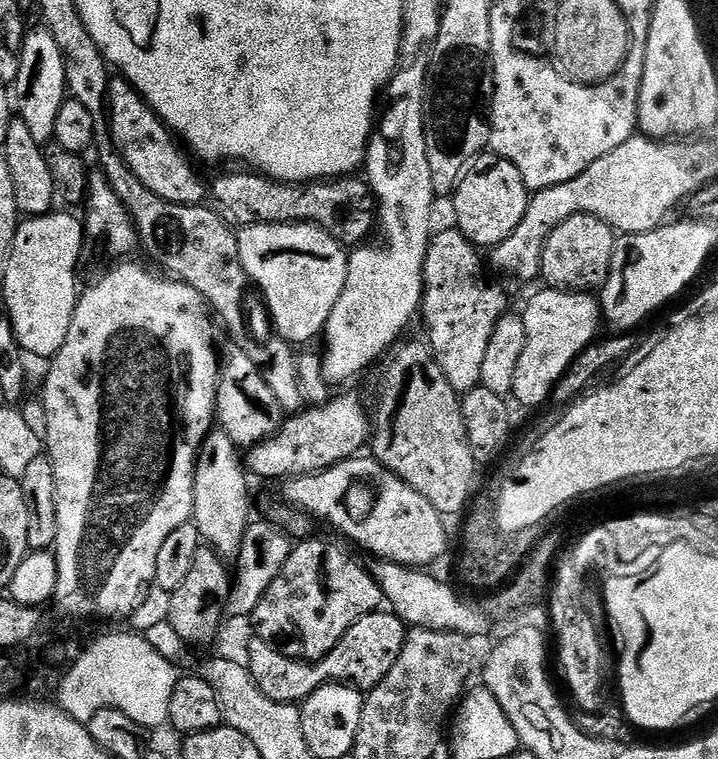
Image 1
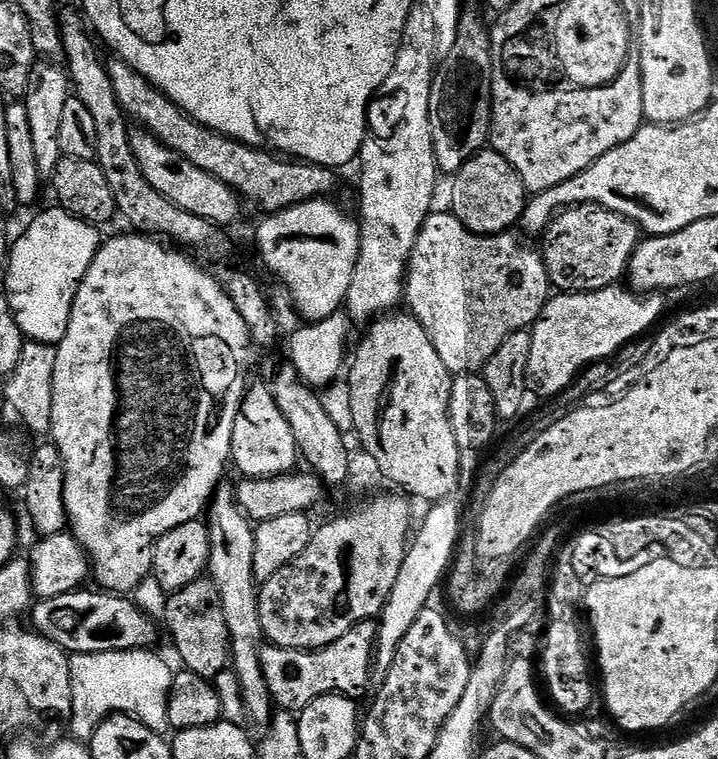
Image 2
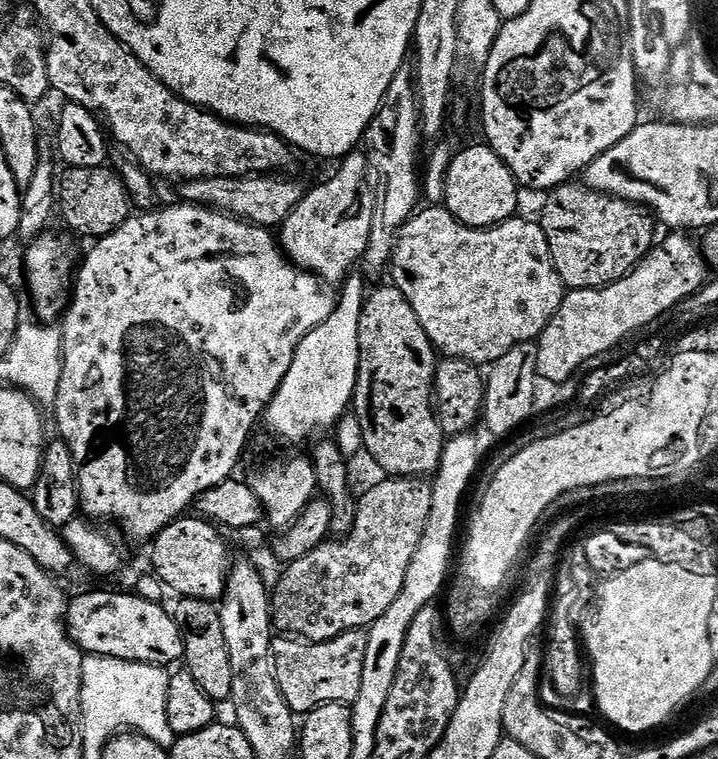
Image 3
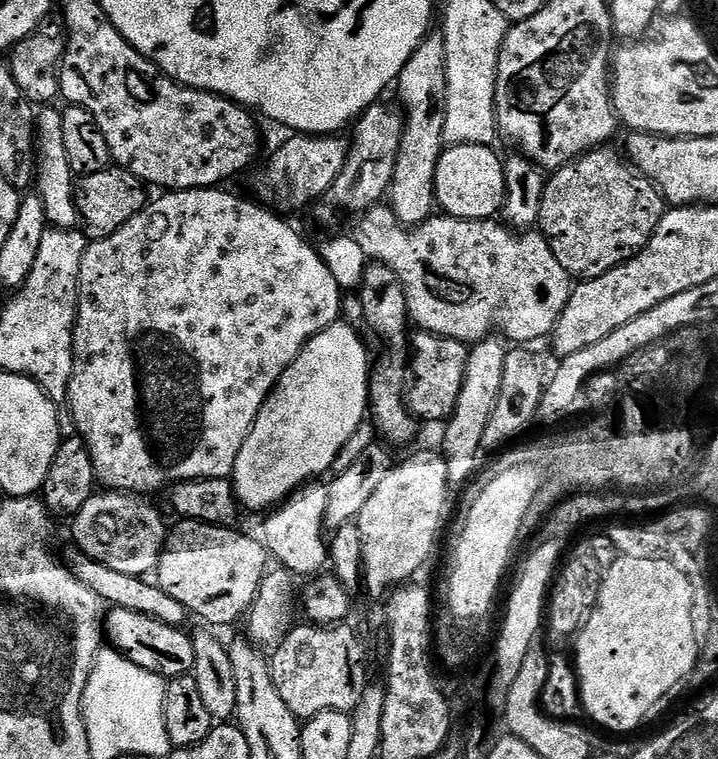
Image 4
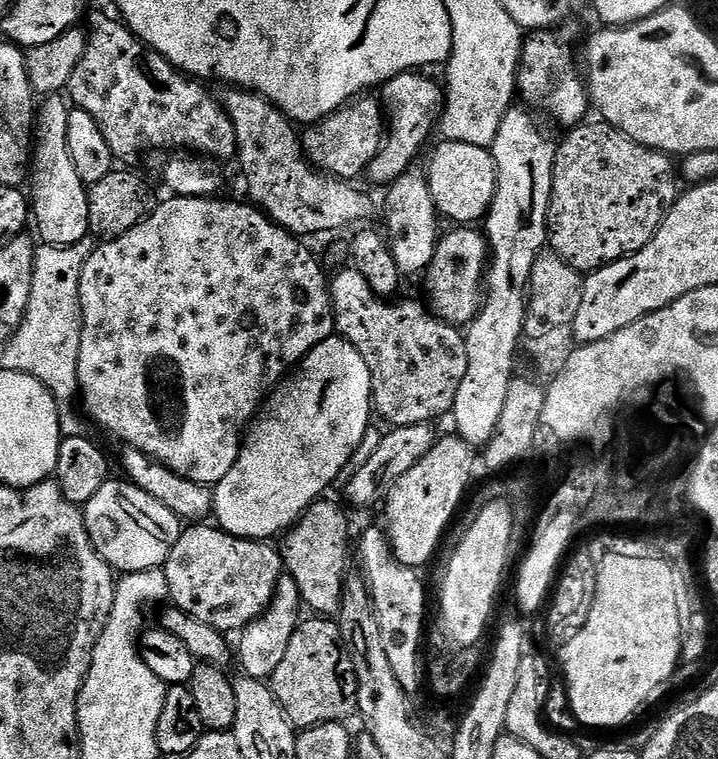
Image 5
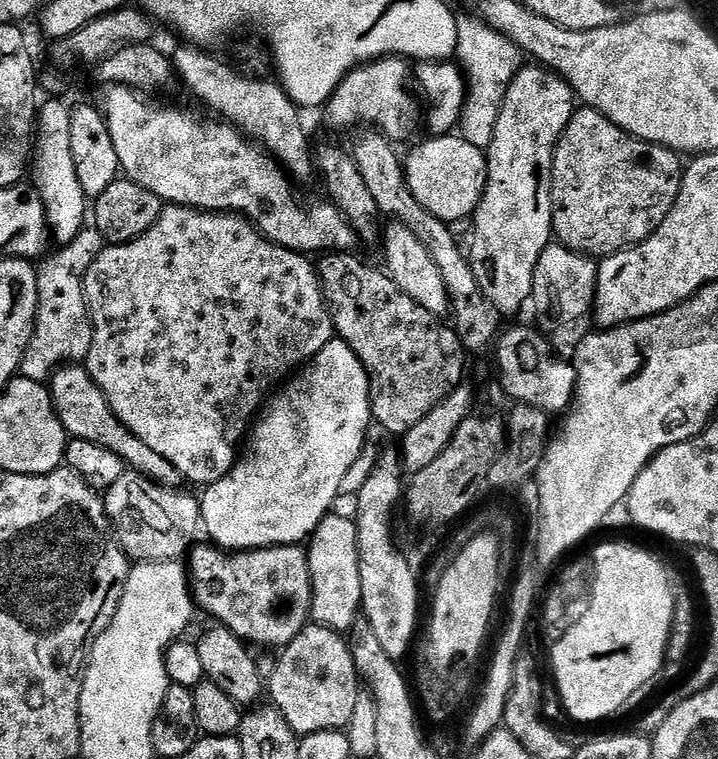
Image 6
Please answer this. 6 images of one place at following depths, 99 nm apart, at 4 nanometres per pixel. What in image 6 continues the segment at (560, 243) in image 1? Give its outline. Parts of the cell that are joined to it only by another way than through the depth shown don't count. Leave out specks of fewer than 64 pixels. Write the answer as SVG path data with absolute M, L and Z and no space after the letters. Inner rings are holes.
M584 106L573 111L552 155L552 231L555 239L571 252L589 258L613 256L626 248L635 248L655 234L666 214L670 214L680 193L680 160L672 149L628 135L593 108Z

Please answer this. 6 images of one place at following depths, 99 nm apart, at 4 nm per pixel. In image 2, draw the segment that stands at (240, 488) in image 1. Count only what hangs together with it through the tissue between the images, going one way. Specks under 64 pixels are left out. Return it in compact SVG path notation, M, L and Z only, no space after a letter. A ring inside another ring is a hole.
M221 486L206 509L206 523L210 534L210 558L207 575L218 586L218 594L222 594L222 610L226 610L226 630L232 642L230 657L231 671L235 672L240 683L240 693L244 703L244 715L256 724L271 725L274 705L270 686L266 686L266 678L262 674L260 649L265 643L262 630L262 618L258 614L260 593L258 581L254 574L254 542L256 529L253 521L240 509L236 501L235 491L231 487Z

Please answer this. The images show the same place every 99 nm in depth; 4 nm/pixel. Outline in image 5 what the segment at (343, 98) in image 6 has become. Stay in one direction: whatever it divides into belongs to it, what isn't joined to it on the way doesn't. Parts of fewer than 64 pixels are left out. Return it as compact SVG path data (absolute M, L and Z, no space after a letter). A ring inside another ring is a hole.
M361 94L317 124L309 124L303 129L304 155L314 168L327 172L338 180L352 182L355 181L355 176L363 177L367 173L385 135L386 115L381 101L375 95Z

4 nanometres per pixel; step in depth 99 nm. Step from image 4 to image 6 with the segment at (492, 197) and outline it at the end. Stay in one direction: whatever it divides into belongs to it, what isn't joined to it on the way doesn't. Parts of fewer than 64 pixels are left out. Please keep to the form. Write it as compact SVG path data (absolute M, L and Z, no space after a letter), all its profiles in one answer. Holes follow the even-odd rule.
M459 134L428 138L421 148L406 156L408 185L430 214L439 220L464 220L475 213L488 185L488 158L485 149L471 145Z

